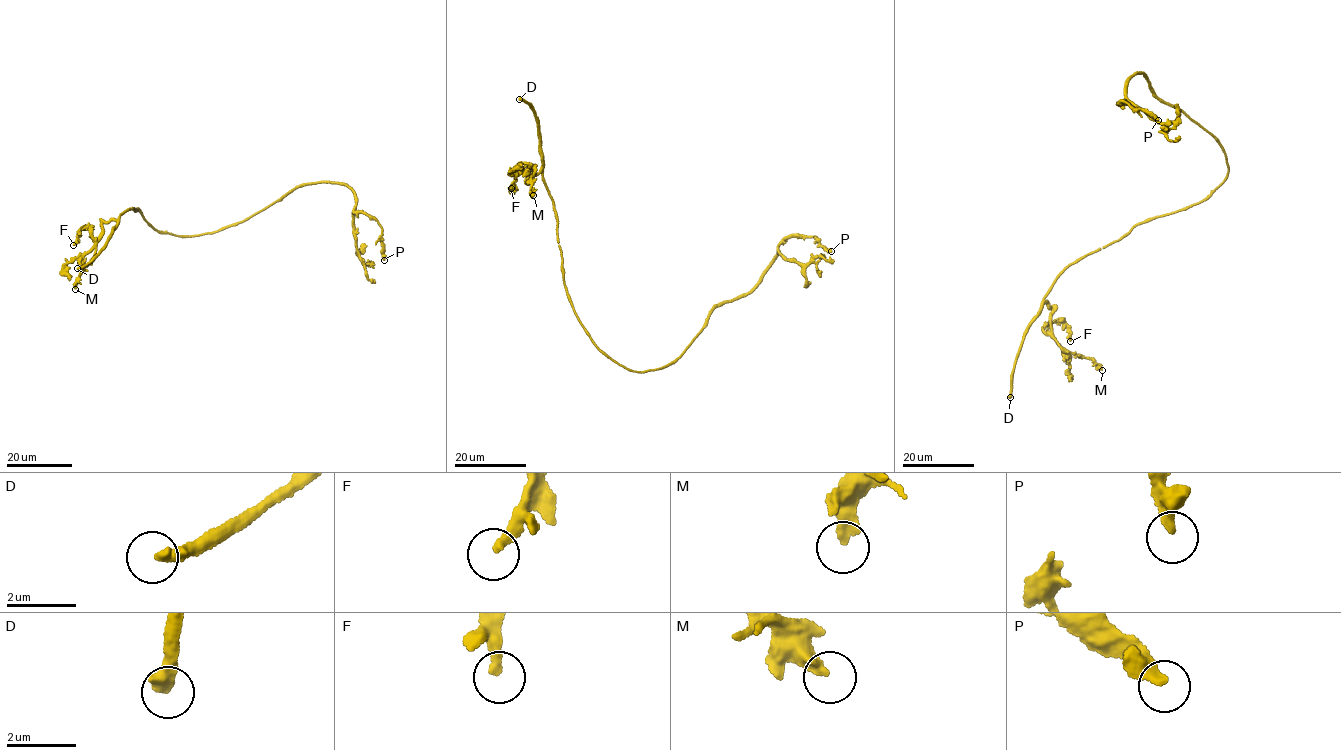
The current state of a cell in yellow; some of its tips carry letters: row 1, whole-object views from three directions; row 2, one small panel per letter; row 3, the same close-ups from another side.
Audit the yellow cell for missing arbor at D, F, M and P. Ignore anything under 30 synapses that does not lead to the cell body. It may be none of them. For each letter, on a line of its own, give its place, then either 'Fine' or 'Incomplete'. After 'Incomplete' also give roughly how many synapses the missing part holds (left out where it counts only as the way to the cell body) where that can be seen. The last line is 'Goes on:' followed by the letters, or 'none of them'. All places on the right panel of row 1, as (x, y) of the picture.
D: Place: (1010, 397). Fine
F: Place: (1070, 341). Fine
M: Place: (1102, 370). Fine
P: Place: (1158, 120). Fine
Goes on: none of them

